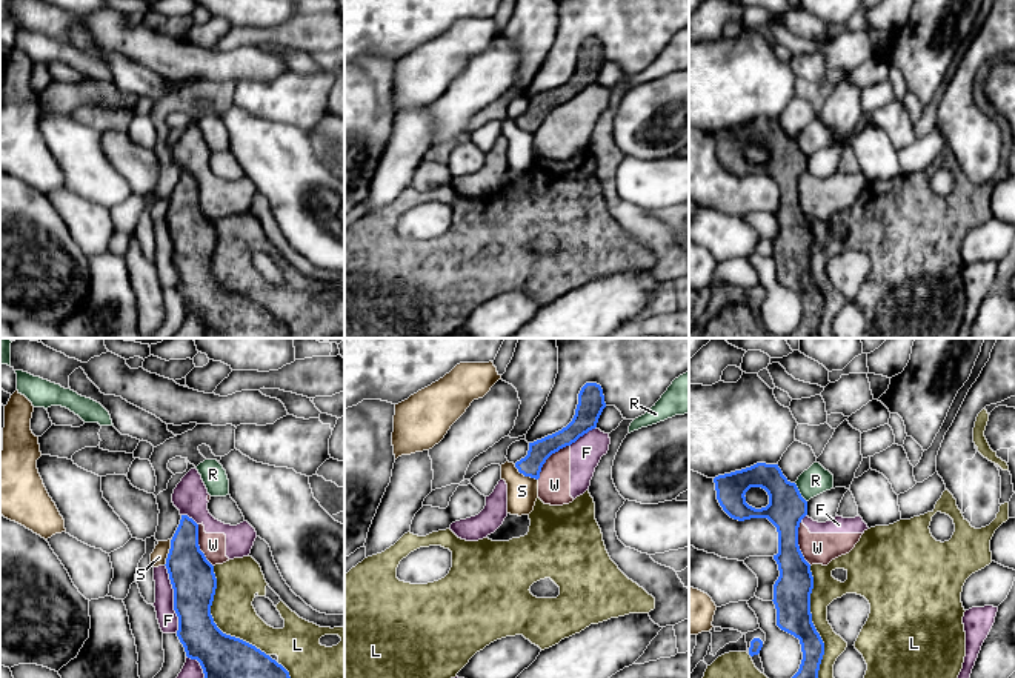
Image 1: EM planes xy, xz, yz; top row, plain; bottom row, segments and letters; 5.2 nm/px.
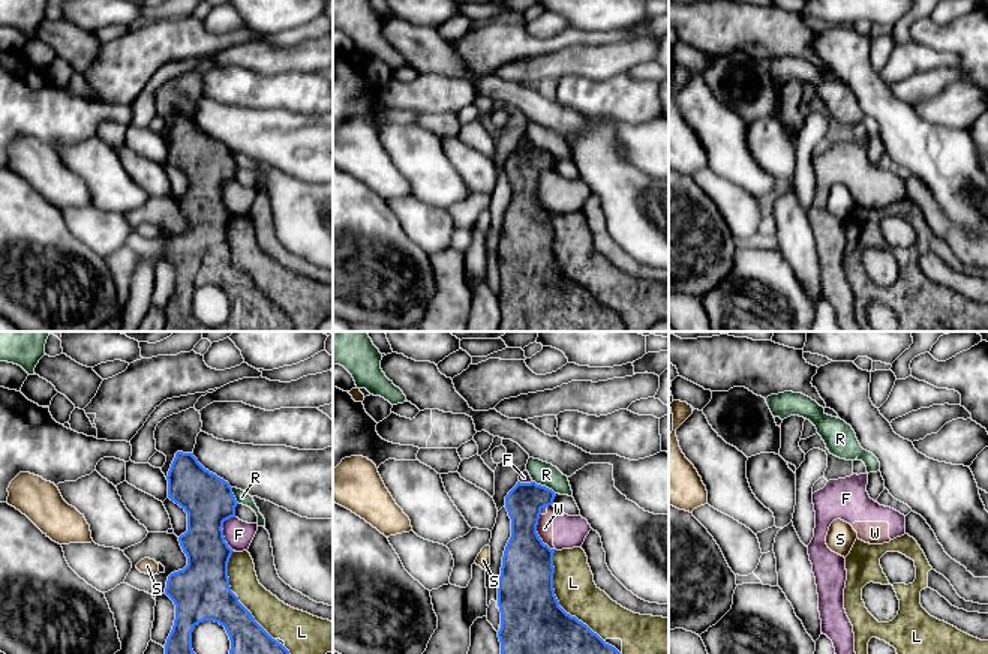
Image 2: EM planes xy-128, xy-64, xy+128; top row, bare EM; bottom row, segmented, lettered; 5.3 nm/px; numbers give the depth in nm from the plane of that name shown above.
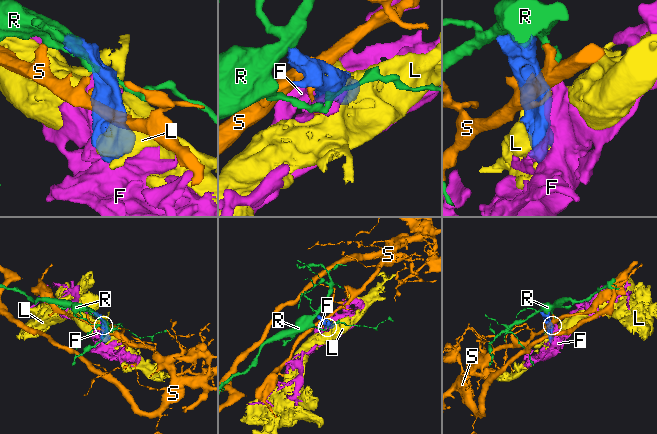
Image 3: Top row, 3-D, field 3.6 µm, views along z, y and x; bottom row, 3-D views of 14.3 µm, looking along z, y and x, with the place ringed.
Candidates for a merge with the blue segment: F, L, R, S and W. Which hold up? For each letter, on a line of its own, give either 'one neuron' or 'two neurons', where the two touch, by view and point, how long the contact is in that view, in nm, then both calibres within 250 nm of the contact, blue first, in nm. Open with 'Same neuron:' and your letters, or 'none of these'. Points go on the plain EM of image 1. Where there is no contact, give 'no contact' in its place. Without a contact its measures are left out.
Same neuron: none of these
F: two neurons | xy (174, 254) | 360 nm | 240/110 nm
L: two neurons | yz (812, 280) | 600 nm | 200/140 nm
R: two neurons | yz (798, 148) | 120 nm | 200/150 nm
S: two neurons | xz (525, 131) | 150 nm | 110/160 nm
W: two neurons | yz (797, 199) | 240 nm | 200/160 nm

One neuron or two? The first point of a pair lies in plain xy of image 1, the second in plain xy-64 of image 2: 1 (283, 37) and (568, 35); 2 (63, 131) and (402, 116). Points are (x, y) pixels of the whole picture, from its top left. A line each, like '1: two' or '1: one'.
1: one
2: two

